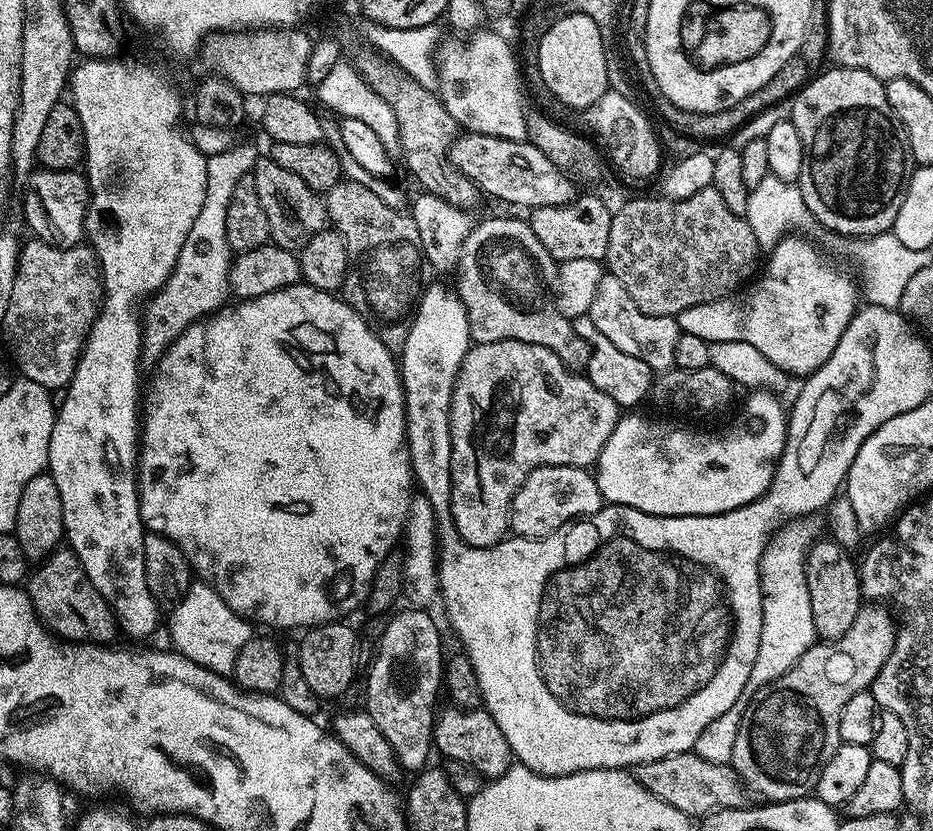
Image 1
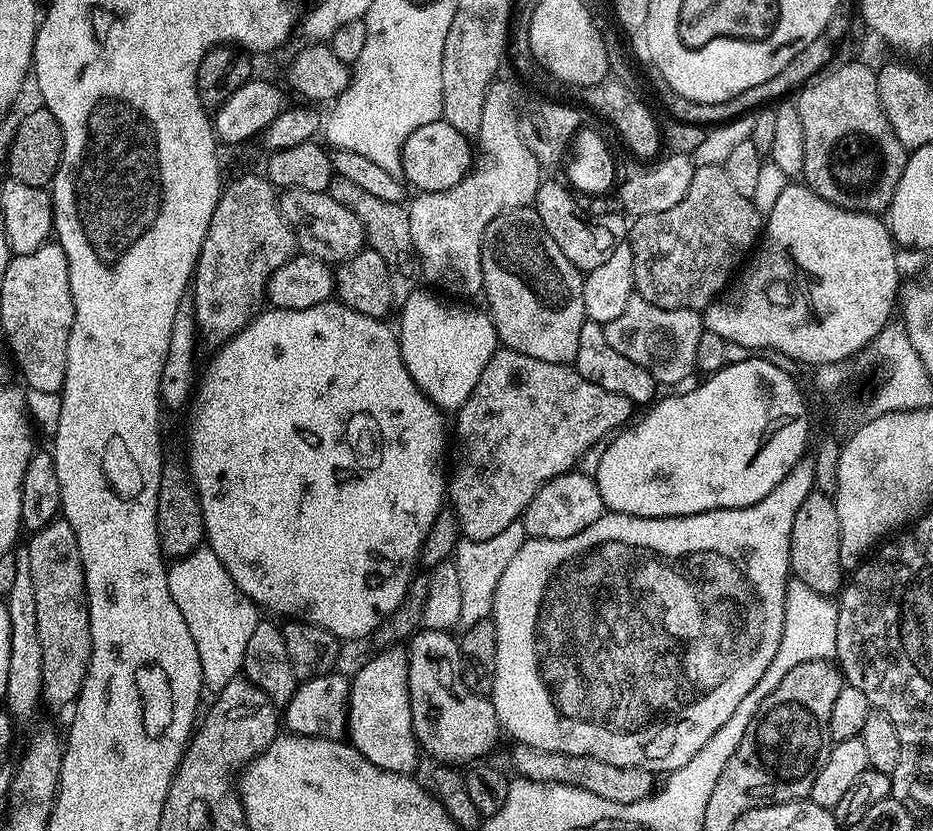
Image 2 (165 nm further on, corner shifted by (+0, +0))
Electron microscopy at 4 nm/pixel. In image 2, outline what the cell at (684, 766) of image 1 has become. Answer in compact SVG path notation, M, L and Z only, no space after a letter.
M516 744L512 752L511 771L517 777L534 782L550 782L562 786L574 786L586 790L590 794L598 794L598 798L606 798L606 802L615 804L633 804L642 802L654 791L653 773L630 766L610 766L610 762L602 762L602 758L594 758L586 754L562 754L531 748L525 744Z

